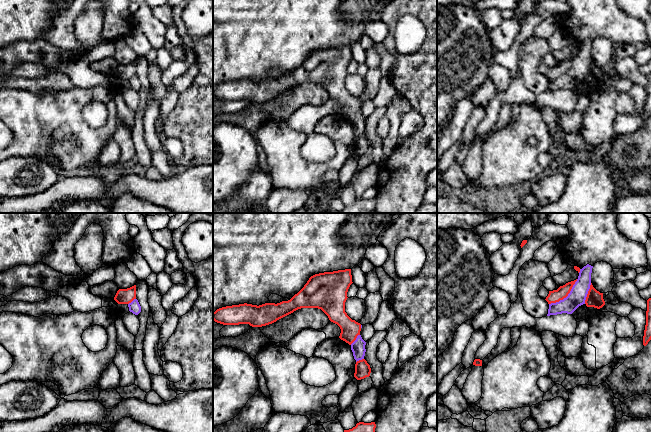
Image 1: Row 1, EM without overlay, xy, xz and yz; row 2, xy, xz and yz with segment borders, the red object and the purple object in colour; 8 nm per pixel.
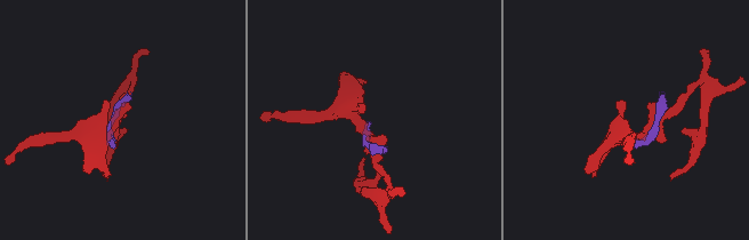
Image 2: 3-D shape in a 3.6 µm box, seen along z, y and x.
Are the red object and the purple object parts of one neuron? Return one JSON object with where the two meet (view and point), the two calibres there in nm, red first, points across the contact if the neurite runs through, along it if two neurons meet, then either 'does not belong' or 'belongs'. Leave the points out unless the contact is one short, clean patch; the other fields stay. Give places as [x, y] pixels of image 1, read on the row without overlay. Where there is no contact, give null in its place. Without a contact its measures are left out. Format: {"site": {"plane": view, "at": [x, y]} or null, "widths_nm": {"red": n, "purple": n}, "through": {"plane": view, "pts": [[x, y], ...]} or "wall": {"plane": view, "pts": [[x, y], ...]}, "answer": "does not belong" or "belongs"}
{"site": {"plane": "yz", "at": [566, 72]}, "widths_nm": {"red": 100, "purple": 140}, "answer": "does not belong"}

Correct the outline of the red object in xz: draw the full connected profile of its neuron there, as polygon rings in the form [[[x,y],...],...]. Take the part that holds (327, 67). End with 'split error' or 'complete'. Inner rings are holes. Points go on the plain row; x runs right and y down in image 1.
[[[351,45],[315,50],[288,77],[259,82],[244,79],[222,83],[213,88],[213,96],[223,101],[249,100],[262,103],[298,85],[318,84],[340,103],[339,114],[351,121],[361,107],[361,100],[345,88],[347,68],[352,59]]]; complete

